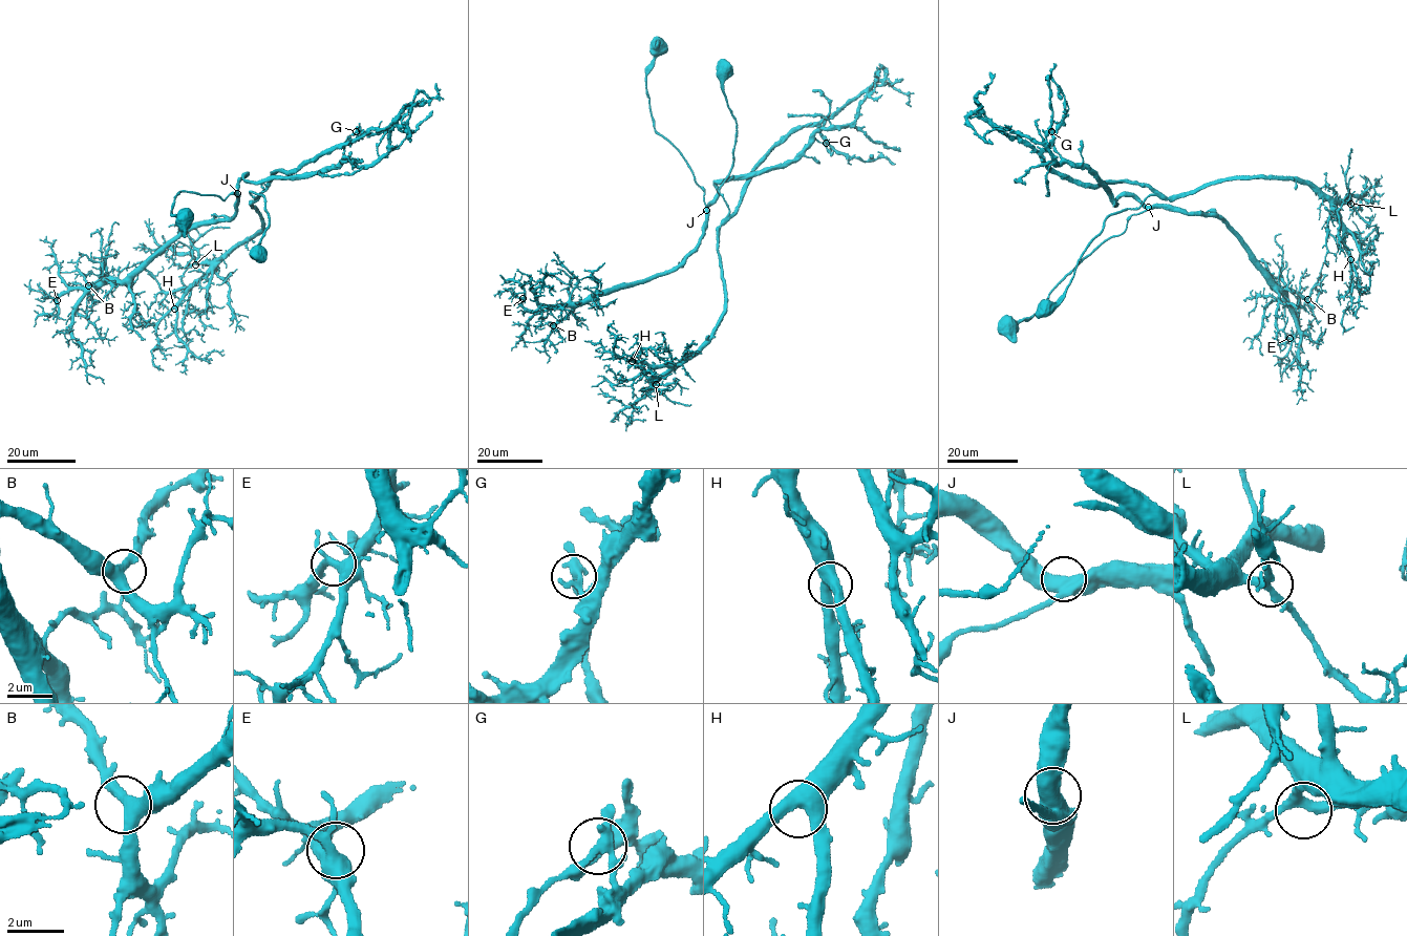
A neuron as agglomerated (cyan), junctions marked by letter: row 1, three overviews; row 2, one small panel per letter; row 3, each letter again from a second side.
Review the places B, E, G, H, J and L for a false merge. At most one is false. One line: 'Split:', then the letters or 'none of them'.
Split: G

